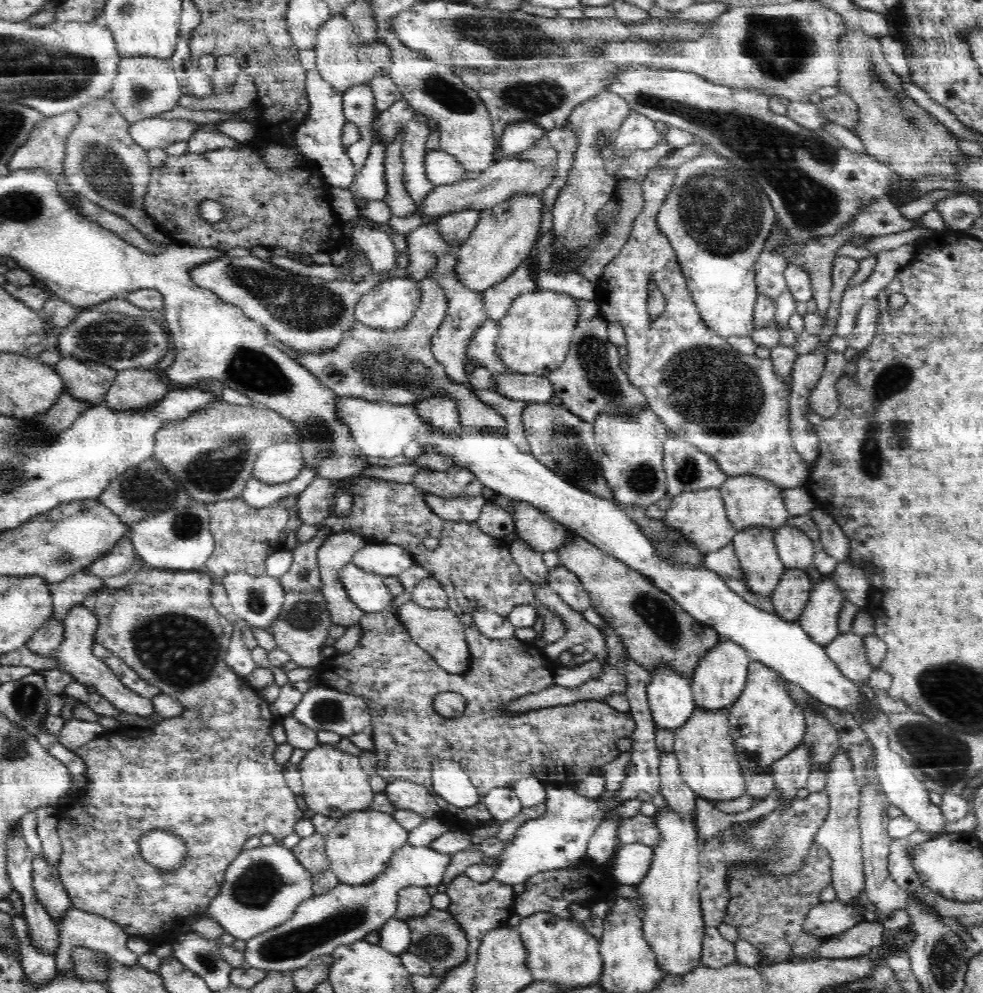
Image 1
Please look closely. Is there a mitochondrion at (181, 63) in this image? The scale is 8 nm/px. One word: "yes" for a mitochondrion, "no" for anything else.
no

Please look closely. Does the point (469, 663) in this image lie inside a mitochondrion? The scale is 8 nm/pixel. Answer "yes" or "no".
no

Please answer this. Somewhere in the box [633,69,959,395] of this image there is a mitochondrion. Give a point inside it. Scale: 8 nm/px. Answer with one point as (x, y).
(723, 212)

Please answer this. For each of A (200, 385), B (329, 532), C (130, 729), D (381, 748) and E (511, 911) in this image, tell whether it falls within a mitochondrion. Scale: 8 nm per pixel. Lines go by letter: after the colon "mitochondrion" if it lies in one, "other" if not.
A: other
B: other
C: other
D: other
E: other

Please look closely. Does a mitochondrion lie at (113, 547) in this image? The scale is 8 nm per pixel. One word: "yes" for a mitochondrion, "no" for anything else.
no

